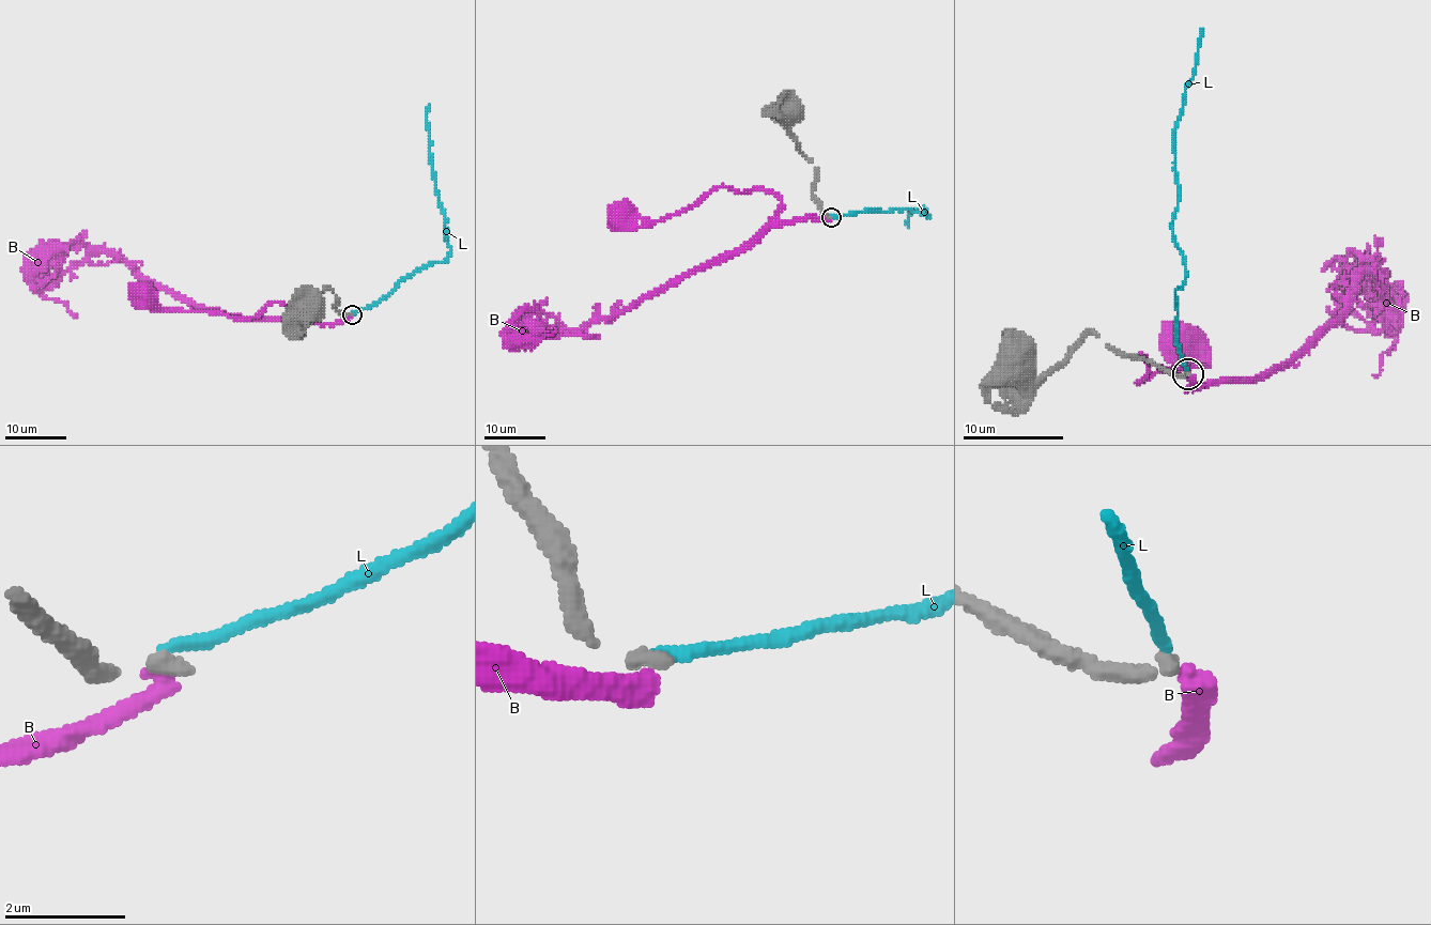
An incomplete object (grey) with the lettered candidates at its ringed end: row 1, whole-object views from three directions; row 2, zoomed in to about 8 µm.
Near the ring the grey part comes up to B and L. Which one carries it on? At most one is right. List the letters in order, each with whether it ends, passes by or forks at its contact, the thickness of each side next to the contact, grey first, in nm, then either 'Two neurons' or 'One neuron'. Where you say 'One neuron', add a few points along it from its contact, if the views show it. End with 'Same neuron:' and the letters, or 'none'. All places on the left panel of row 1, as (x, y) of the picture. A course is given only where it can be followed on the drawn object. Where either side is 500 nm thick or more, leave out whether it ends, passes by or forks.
B: It ends there. Thickness 240 nm (grey) against 360 nm. Two neurons
L: It ends there. Thickness 240 nm (grey) against 200 nm. Two neurons
Same neuron: none

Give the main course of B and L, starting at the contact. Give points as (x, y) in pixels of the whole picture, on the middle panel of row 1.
B: (828, 218), (781, 219), (775, 215), (781, 200), (760, 189), (737, 191), (717, 186), (652, 221), (622, 215)
L: (828, 217), (894, 209), (928, 215), (924, 207), (911, 209), (905, 221), (907, 226)

